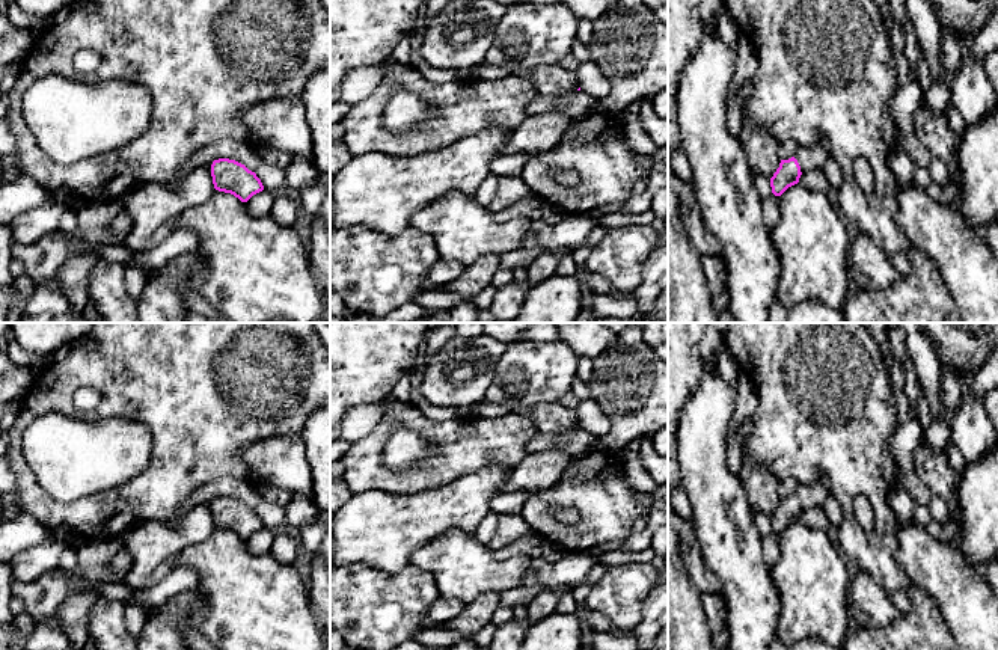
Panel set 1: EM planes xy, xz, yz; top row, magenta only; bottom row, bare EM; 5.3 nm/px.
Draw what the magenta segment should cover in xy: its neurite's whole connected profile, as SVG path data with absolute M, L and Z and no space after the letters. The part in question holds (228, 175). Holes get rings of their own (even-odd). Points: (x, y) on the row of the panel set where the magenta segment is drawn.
M214 160L211 164L211 176L216 190L231 193L241 202L247 202L253 195L264 190L256 173L235 160Z

